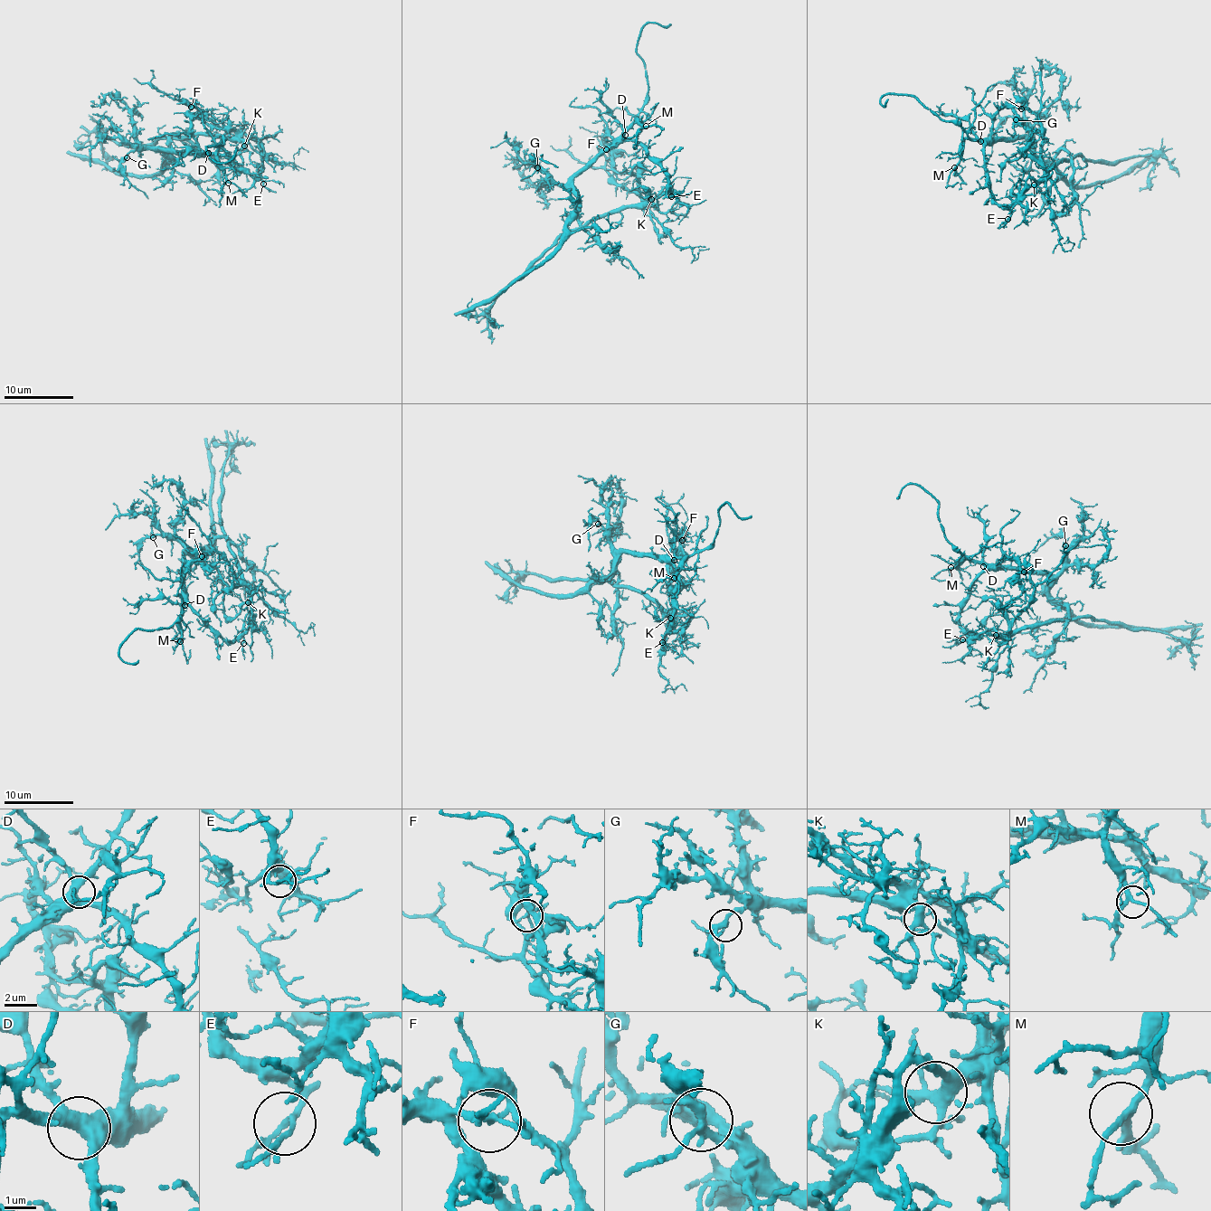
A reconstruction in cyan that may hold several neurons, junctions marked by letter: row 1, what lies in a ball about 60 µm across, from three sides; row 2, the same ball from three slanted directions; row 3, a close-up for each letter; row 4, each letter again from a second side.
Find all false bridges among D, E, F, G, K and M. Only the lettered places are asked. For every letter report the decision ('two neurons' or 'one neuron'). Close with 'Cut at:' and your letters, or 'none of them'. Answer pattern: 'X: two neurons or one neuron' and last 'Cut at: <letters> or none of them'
D: one neuron
E: one neuron
F: two neurons
G: one neuron
K: one neuron
M: one neuron
Cut at: F

